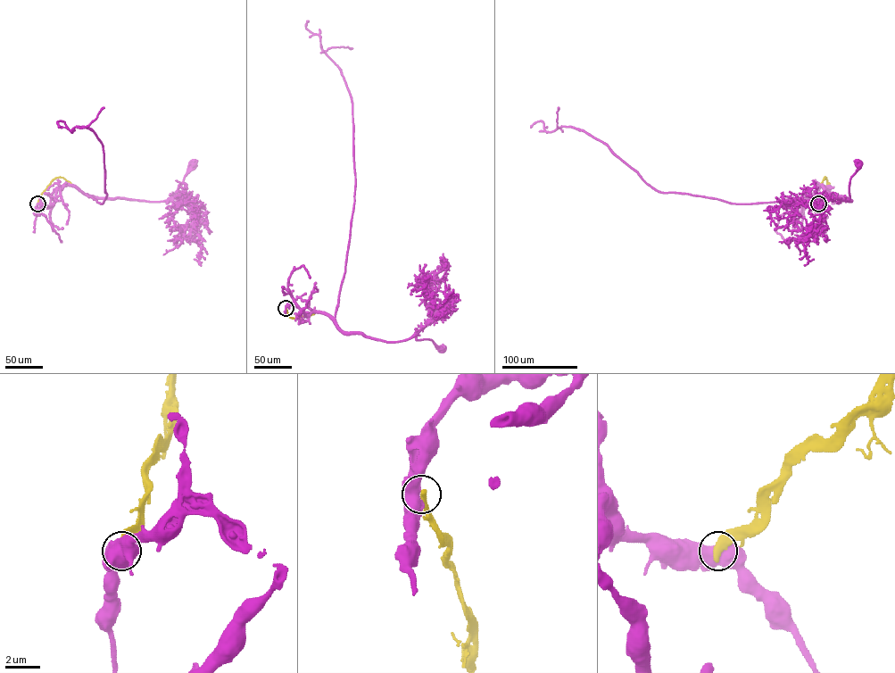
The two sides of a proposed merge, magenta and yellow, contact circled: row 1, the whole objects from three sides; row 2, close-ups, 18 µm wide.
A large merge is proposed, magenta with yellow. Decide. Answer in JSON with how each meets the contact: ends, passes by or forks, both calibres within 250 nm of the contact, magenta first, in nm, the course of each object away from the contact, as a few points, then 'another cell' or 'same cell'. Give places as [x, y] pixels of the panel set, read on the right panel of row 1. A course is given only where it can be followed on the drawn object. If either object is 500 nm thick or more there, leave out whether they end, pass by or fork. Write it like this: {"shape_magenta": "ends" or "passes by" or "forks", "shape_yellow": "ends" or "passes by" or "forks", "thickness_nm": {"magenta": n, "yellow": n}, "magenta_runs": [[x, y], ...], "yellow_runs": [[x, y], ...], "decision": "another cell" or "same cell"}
{"thickness_nm": {"magenta": 650, "yellow": 460}, "magenta_runs": [[818, 203], [813, 205], [823, 199], [822, 185], [851, 201], [845, 200], [857, 163]], "yellow_runs": [[818, 203], [828, 188], [825, 178], [821, 183]], "decision": "another cell"}

